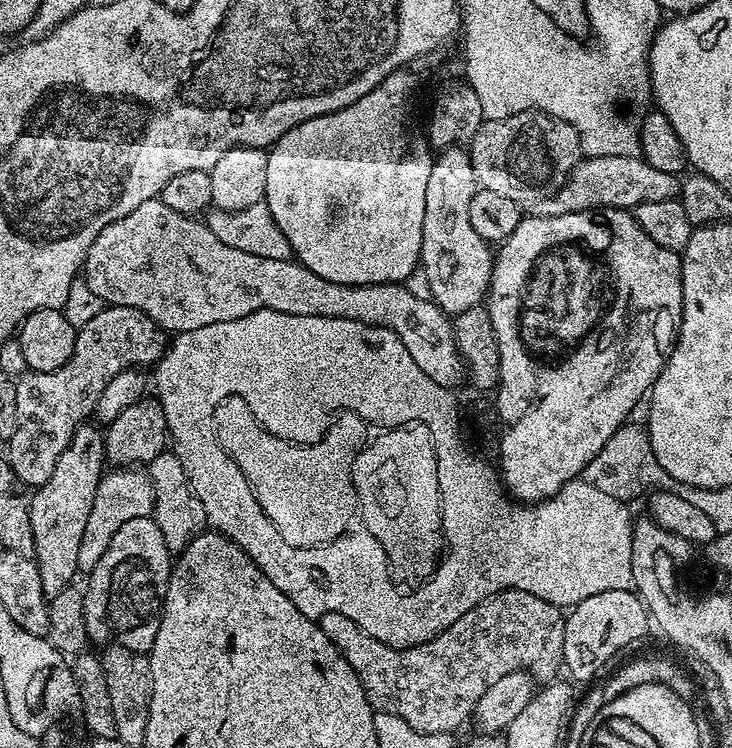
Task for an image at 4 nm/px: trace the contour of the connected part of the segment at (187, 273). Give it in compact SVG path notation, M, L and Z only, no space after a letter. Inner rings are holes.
M158 198L142 202L142 206L130 210L126 218L110 222L106 230L94 238L94 246L90 246L84 259L82 280L105 305L138 310L168 334L198 330L198 326L210 326L214 322L234 322L234 318L246 318L246 314L267 308L282 314L346 318L377 324L379 328L389 328L398 334L402 346L410 350L410 358L414 358L417 366L422 366L422 374L434 378L438 386L455 389L455 384L466 376L464 362L454 342L452 320L427 295L415 296L404 284L346 286L326 282L326 278L318 278L318 274L306 270L295 259L258 258L258 254L234 250L234 246L226 246L226 242L214 238L203 219L178 214L178 210L170 210L170 206Z

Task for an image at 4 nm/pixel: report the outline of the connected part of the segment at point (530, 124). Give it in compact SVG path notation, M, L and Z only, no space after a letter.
M537 111L485 120L473 134L467 153L480 188L494 190L494 194L502 194L521 206L555 197L555 192L567 185L568 175L582 159L578 130L570 122Z

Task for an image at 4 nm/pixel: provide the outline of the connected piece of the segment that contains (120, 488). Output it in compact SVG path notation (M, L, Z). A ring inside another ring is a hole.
M121 468L108 470L100 477L100 485L94 494L94 507L90 510L90 519L86 522L86 530L82 530L82 543L78 549L78 566L80 572L87 574L102 562L102 554L110 547L114 534L130 518L142 518L152 515L154 490L148 480L148 473L136 468ZM112 471L112 472L111 472Z

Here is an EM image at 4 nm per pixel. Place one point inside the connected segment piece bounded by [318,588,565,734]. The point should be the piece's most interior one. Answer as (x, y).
(434, 686)

